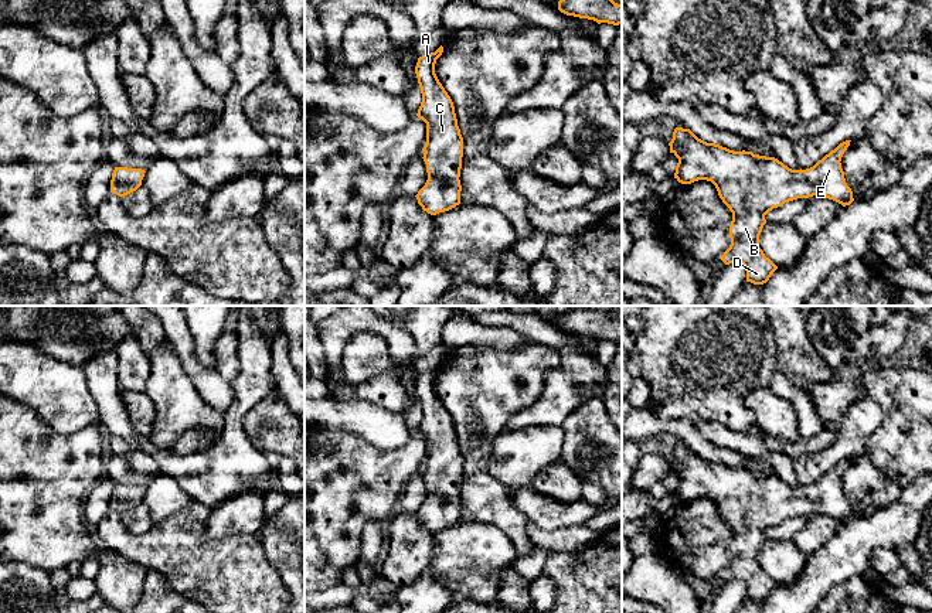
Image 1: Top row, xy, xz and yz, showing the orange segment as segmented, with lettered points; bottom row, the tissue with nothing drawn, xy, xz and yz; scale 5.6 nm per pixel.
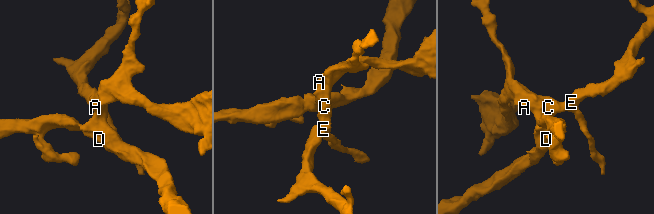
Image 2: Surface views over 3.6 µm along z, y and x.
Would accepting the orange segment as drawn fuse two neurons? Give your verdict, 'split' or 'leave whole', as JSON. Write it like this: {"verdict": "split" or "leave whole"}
{"verdict": "leave whole"}

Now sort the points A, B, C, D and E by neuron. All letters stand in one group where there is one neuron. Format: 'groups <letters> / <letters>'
groups A B C D E

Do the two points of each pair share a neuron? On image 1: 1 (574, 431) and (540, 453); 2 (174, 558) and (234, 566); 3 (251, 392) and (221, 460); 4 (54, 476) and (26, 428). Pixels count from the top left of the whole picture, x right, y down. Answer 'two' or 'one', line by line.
1: two
2: one
3: one
4: one

